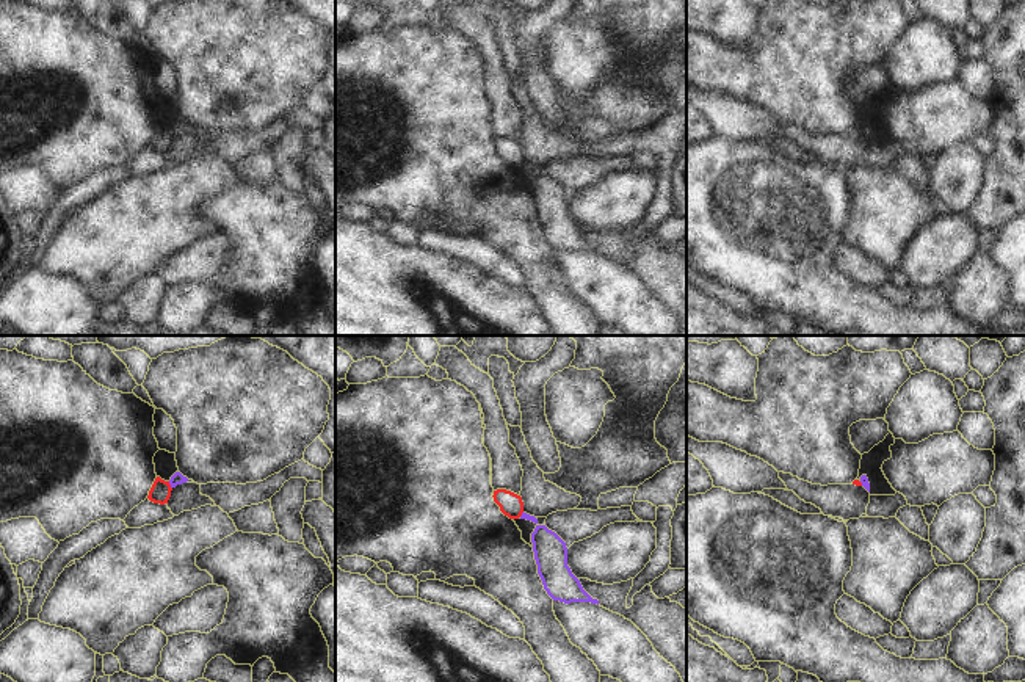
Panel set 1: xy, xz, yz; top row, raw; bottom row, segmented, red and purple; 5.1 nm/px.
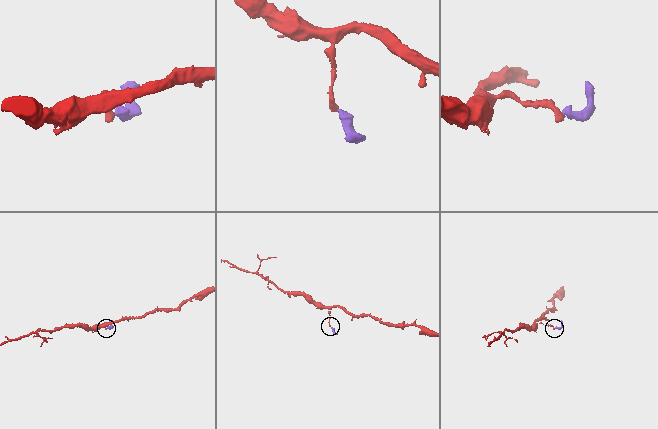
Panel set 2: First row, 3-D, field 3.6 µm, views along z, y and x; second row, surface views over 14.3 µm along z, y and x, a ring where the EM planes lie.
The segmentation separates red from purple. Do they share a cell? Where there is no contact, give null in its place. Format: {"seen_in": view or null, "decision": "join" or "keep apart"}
{"seen_in": "xy", "decision": "keep apart"}

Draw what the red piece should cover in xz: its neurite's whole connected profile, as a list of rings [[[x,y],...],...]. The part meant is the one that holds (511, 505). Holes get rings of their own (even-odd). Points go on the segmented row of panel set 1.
[[[497,489],[494,491],[492,497],[494,502],[500,506],[500,511],[509,519],[519,519],[522,516],[523,502],[520,495],[506,489]]]

